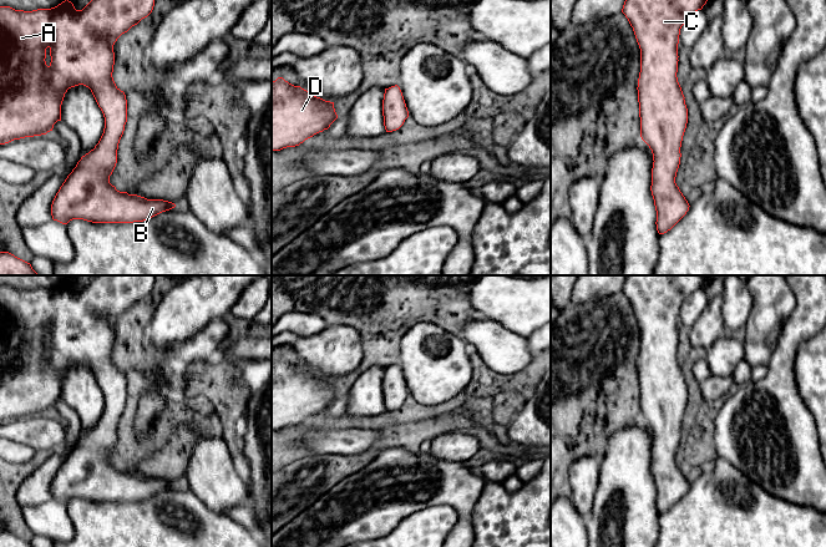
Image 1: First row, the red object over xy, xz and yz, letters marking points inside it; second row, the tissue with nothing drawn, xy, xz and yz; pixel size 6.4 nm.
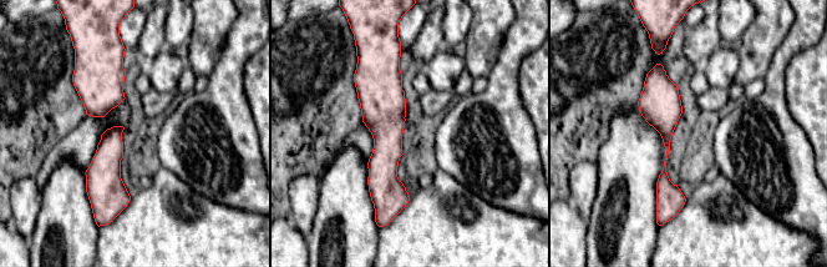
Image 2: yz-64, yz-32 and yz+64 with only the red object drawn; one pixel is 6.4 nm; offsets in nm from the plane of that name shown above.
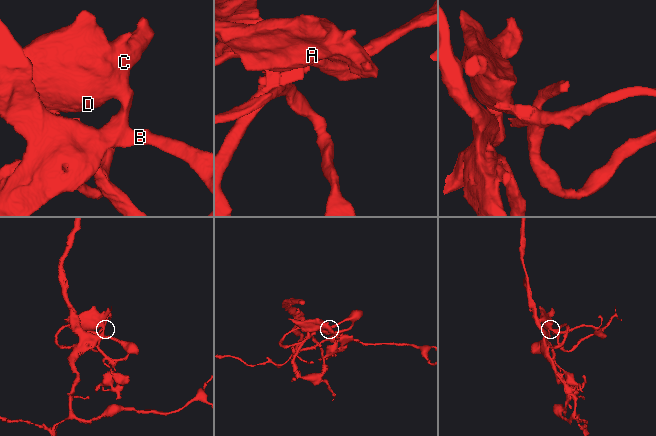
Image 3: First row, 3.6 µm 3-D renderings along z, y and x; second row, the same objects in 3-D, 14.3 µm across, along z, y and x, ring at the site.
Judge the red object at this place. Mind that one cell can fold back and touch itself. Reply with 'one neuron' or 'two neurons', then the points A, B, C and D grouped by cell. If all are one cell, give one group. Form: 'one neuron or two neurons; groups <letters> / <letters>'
one neuron; groups A B C D

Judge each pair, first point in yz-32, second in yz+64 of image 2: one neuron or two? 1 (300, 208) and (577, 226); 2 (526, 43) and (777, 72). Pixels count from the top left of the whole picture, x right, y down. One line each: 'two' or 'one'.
1: two
2: one

